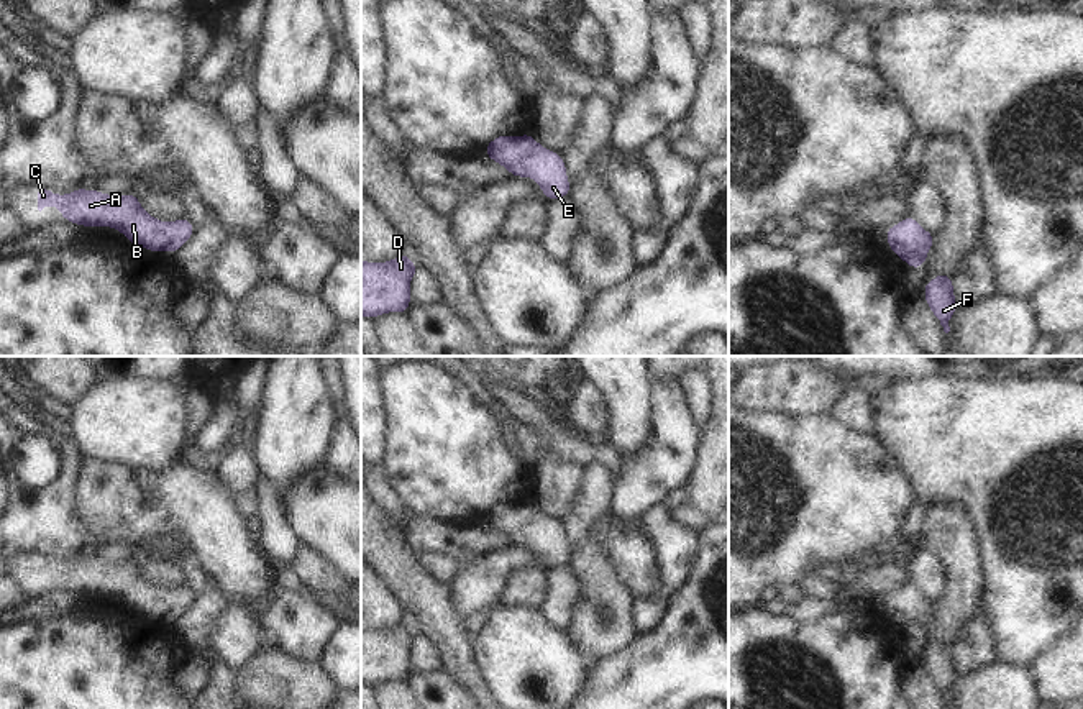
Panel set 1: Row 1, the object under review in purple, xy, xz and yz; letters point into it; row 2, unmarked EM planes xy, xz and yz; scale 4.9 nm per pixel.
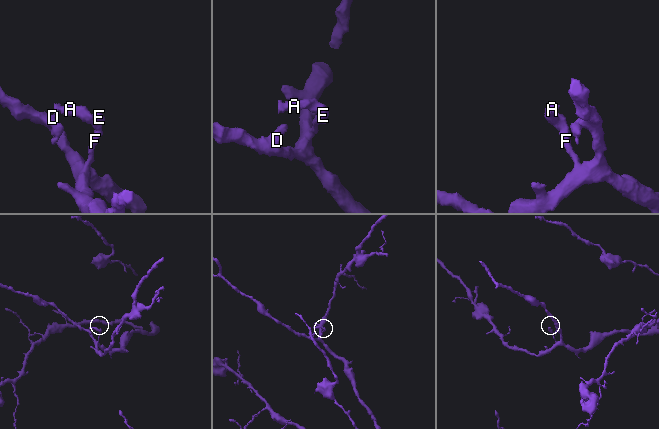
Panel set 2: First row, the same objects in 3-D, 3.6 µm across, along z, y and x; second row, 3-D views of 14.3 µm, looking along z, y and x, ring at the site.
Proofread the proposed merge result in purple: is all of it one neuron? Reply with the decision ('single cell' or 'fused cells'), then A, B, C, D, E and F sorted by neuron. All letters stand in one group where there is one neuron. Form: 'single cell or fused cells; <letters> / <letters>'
single cell; A B C D E F

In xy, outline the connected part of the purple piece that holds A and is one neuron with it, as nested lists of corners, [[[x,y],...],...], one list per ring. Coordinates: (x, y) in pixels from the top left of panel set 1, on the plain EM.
[[[79,555],[67,563],[46,556],[38,560],[38,578],[57,573],[64,588],[79,594],[112,594],[123,601],[133,614],[153,620],[169,619],[176,622],[192,606],[197,596],[187,584],[171,592],[156,588],[143,574],[135,561],[107,563],[100,558]]]

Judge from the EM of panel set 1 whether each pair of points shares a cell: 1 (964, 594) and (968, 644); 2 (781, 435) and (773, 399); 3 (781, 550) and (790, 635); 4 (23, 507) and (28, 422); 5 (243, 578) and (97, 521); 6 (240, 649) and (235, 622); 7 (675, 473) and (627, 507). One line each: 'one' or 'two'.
1: two
2: two
3: two
4: one
5: one
6: one
7: one

